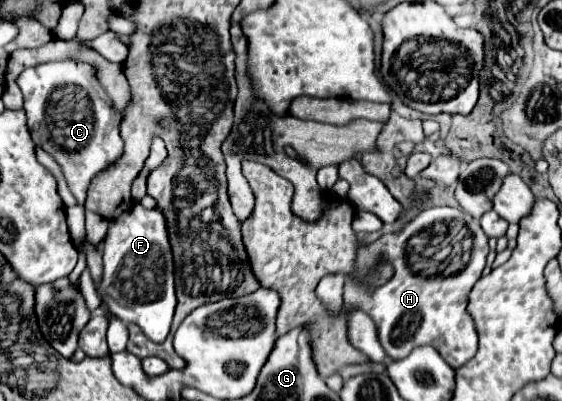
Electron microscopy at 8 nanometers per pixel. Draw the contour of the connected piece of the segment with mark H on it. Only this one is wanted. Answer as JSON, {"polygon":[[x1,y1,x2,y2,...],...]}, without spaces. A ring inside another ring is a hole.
{"polygon":[[450,207,424,209,406,227,386,233,374,245,366,245,360,251,354,273,345,280,343,300,374,319,380,343,390,361,408,357,418,345,432,345,450,367,458,369,474,357,478,347,478,335,466,305,468,293,482,275,488,251,488,237,468,213],[422,229,426,229,426,235,416,235],[380,255,388,255,396,273,386,285,370,293,360,277,377,266],[412,321,418,325,410,331]]}

